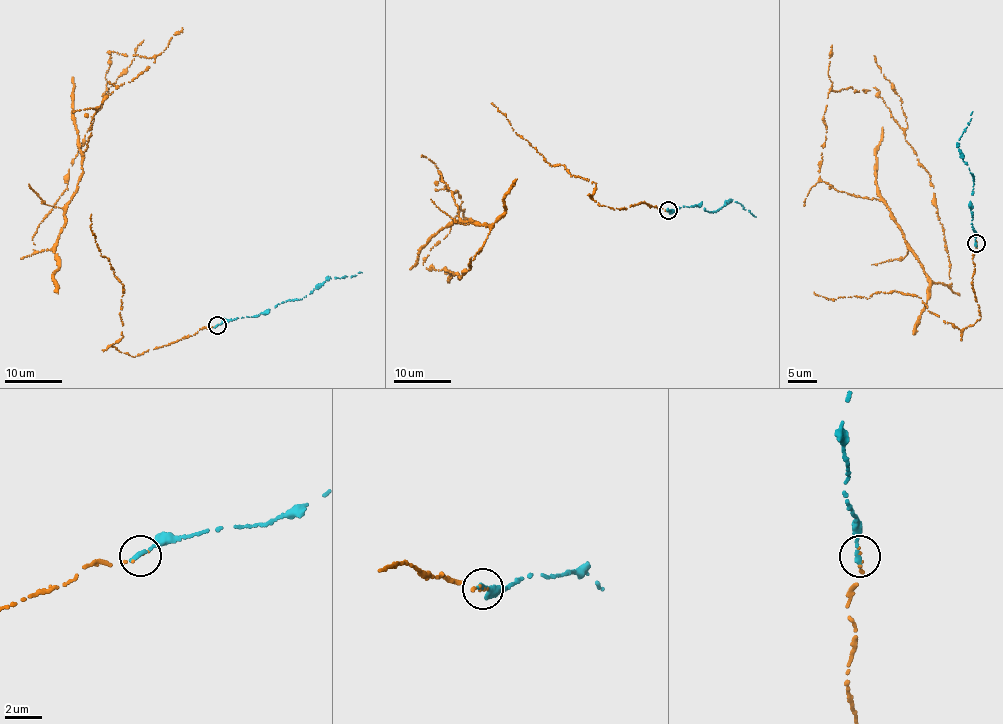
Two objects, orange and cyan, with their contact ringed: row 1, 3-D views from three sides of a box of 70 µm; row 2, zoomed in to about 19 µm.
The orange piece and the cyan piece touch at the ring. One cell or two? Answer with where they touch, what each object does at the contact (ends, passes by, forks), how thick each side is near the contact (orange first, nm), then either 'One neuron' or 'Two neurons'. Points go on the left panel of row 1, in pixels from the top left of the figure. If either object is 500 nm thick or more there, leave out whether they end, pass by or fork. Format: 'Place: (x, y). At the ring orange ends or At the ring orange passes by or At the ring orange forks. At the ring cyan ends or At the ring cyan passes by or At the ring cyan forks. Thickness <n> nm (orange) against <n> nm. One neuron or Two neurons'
Place: (217, 325). At the ring orange ends. At the ring cyan ends. Thickness 130 nm (orange) against 280 nm. One neuron

